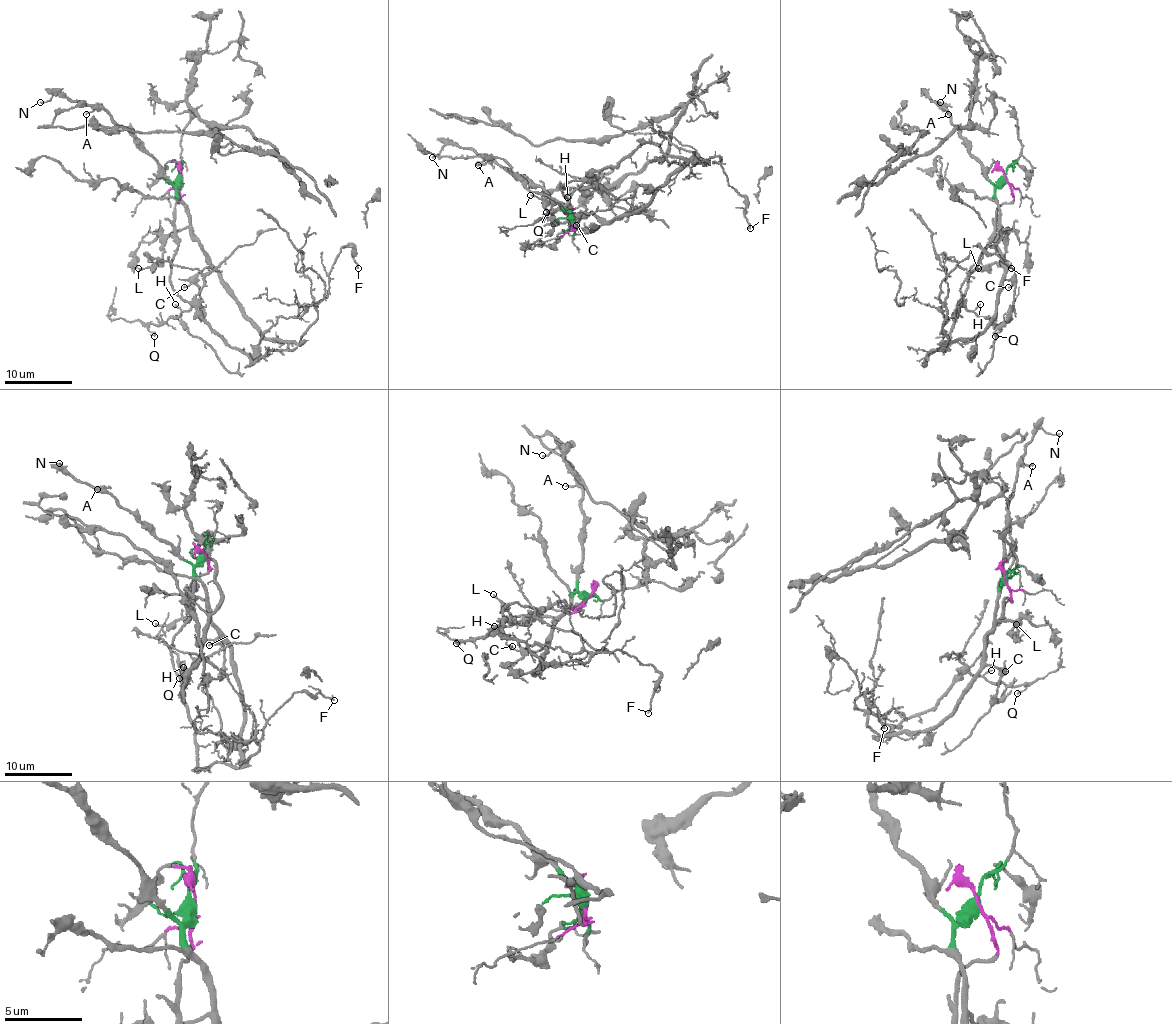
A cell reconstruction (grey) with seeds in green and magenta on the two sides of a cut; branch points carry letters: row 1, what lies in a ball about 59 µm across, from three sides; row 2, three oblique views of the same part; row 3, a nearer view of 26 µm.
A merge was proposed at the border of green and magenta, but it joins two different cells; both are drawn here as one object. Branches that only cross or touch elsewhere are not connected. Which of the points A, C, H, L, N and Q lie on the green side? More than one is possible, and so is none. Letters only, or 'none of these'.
A, C, L, N

